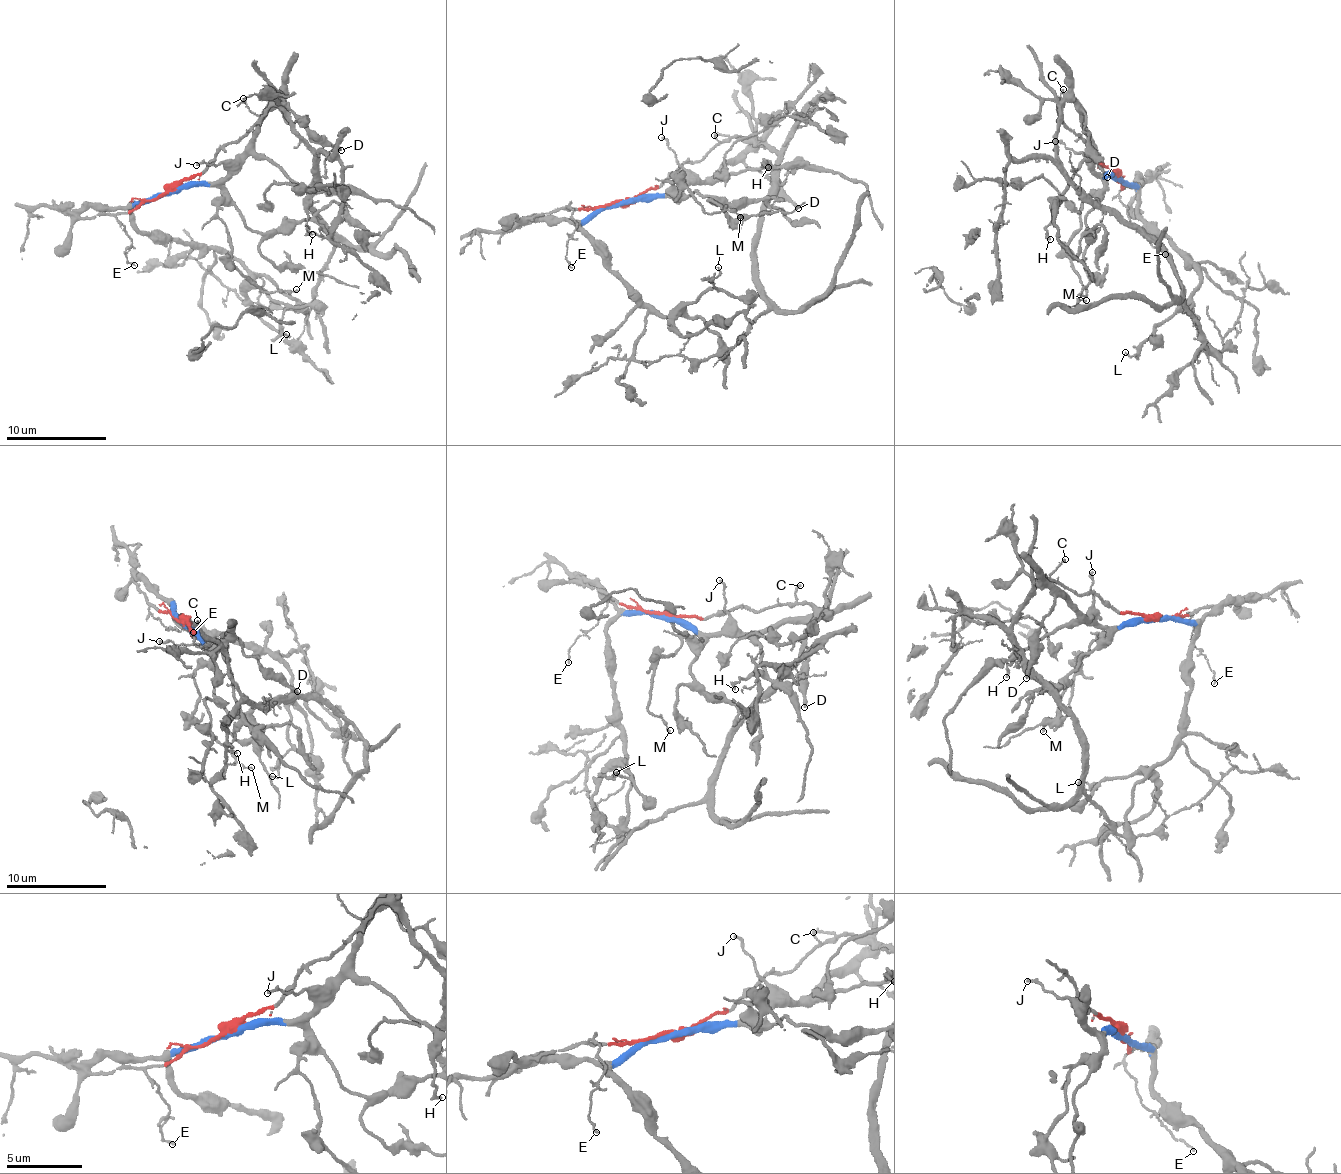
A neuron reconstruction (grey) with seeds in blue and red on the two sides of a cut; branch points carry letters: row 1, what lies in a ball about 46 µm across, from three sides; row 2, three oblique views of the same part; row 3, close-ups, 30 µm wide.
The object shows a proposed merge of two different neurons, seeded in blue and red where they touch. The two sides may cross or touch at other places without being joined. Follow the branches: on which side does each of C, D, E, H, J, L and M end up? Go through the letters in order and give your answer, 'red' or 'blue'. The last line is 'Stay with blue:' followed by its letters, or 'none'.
C: red
D: blue
E: red
H: blue
J: blue
L: blue
M: blue
Stay with blue: D, H, J, L, M

